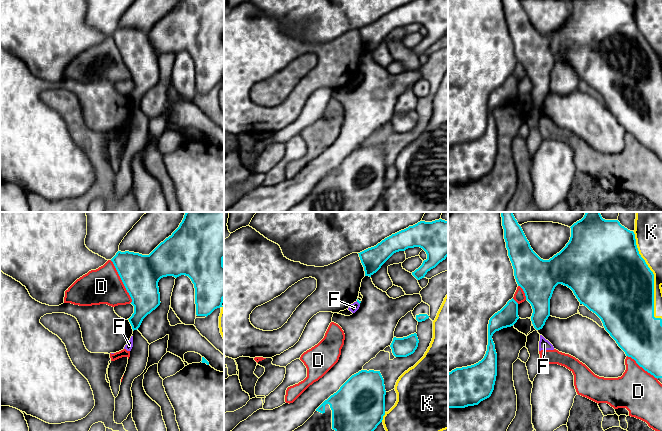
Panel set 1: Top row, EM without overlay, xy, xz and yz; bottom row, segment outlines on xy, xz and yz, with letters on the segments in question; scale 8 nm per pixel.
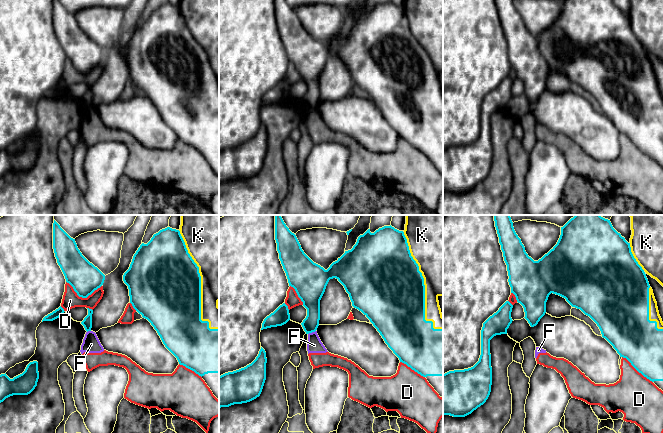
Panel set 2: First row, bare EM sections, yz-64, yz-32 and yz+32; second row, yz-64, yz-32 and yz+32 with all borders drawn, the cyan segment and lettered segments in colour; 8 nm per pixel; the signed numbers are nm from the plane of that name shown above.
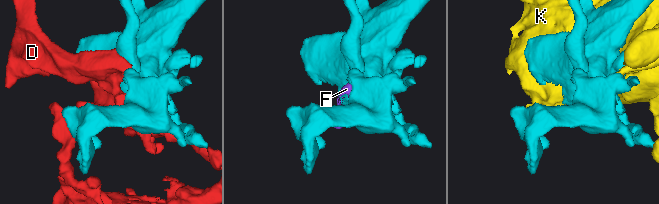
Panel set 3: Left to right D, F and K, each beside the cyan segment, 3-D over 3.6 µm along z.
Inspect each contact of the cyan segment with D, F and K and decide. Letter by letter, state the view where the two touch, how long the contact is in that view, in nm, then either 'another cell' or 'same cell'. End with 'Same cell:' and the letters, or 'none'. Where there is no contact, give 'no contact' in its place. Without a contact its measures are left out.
D: xy | 380 nm | another cell
F: xz | 40 nm | another cell
K: yz | 750 nm | another cell
Same cell: none

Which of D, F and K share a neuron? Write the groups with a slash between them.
D F / K

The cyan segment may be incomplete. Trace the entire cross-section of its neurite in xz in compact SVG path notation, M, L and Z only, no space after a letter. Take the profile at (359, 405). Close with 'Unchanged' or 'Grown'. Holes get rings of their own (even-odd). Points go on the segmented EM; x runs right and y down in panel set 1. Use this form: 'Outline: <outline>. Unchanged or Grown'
Outline: M361 370L294 431L374 431L385 415L385 395L380 371Z. Grown

